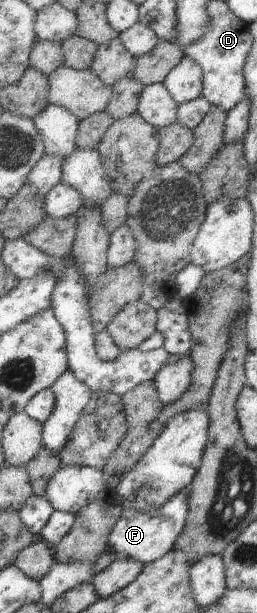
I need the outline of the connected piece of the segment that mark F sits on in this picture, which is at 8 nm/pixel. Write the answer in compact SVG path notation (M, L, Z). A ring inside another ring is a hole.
M189 488L182 489L172 496L164 506L151 509L147 514L134 511L124 511L124 516L118 519L113 531L109 534L106 550L116 554L116 561L138 560L143 565L162 558L168 551L174 549L176 539L181 535L186 518L188 518Z

